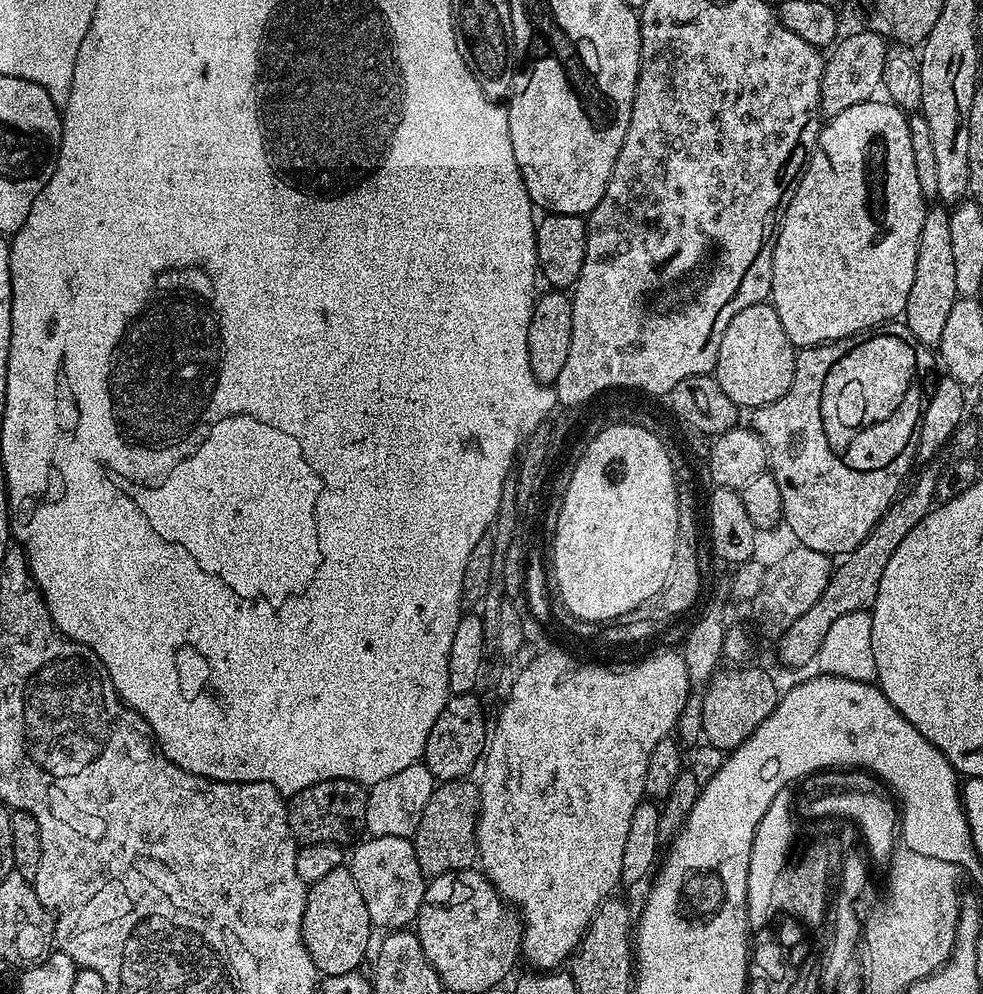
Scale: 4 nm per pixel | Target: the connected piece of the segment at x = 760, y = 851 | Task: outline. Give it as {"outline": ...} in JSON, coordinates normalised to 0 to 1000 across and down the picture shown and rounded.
{"outline":[[[797,793],[787,801],[783,811],[775,821],[768,836],[767,848],[764,851],[762,878],[759,885],[759,911],[762,935],[773,936],[781,931],[789,913],[789,893],[791,883],[804,867],[804,851],[809,846],[809,825],[806,817],[808,799]]]}

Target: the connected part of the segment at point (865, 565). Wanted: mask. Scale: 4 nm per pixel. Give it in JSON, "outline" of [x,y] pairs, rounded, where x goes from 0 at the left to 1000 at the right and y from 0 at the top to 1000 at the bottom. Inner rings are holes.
{"outline":[[[948,469],[941,471],[944,472],[932,484],[927,484],[928,492],[925,495],[923,492],[908,503],[900,513],[899,520],[891,526],[889,533],[885,533],[885,537],[881,537],[878,545],[847,570],[840,594],[836,594],[836,602],[832,602],[832,606],[828,606],[828,610],[824,610],[824,614],[820,614],[816,622],[804,626],[802,633],[792,637],[789,660],[800,671],[818,672],[822,667],[825,669],[834,657],[834,651],[844,635],[844,630],[848,630],[852,622],[886,613],[889,602],[893,602],[893,586],[897,586],[897,573],[901,573],[905,557],[914,553],[914,545],[918,545],[918,541],[922,541],[922,537],[926,537],[926,533],[930,533],[930,529],[934,529],[934,525],[938,525],[938,521],[942,521],[942,517],[948,514],[953,506],[953,472],[948,472]]]}

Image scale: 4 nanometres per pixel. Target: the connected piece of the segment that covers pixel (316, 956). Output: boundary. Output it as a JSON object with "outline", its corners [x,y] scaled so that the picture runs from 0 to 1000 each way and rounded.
{"outline":[[[353,872],[336,875],[332,883],[315,890],[311,903],[311,915],[307,920],[307,944],[322,979],[327,983],[356,980],[363,977],[374,958],[380,935],[372,906],[364,896]]]}

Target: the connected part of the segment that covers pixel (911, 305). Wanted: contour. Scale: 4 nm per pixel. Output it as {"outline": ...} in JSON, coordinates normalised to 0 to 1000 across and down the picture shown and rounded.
{"outline":[[[948,207],[940,214],[938,235],[934,243],[934,264],[930,268],[930,288],[920,309],[919,325],[930,336],[933,347],[955,347],[962,319],[974,301],[970,288],[970,255],[966,248],[966,213],[960,207]]]}

